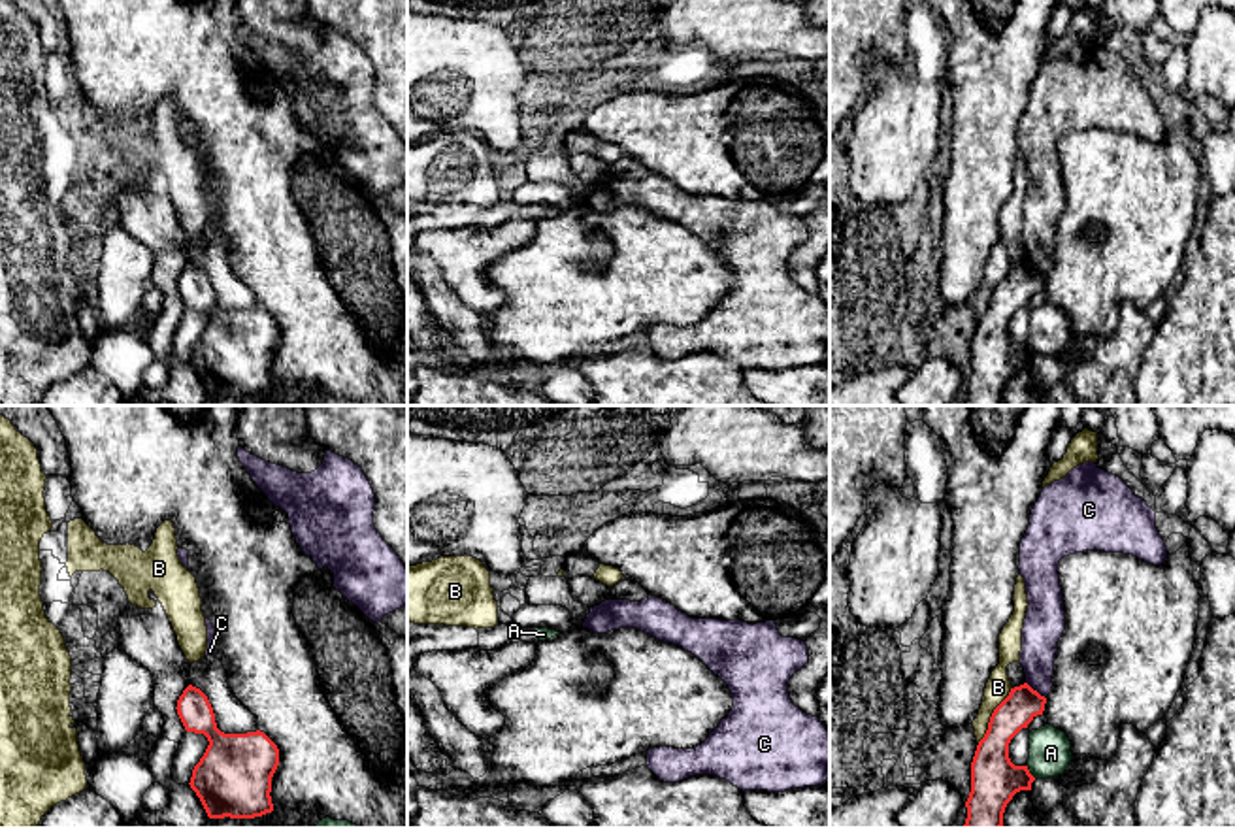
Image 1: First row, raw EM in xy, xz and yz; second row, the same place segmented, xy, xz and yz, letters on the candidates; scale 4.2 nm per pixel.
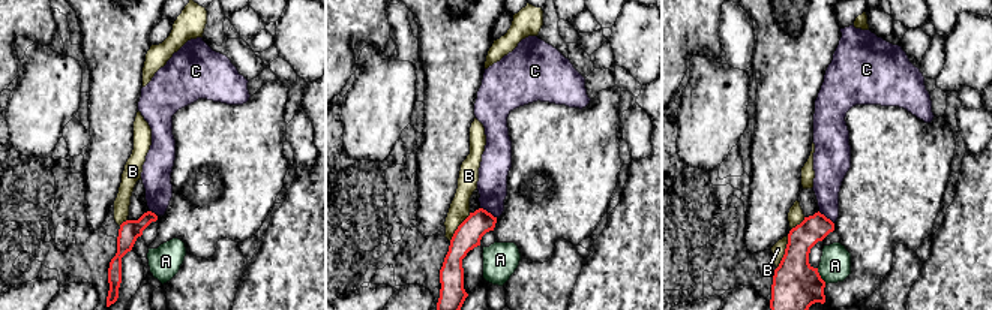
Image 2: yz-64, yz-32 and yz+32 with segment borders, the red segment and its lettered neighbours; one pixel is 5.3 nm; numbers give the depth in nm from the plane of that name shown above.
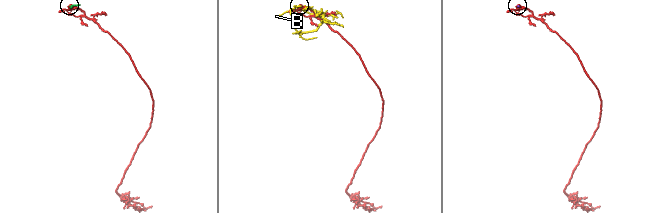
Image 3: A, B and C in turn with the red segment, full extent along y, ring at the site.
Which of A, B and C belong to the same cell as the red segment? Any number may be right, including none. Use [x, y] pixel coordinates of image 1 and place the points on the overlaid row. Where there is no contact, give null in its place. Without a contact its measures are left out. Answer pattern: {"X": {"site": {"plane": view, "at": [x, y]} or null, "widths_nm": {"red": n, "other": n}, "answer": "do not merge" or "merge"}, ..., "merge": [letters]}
{"A": {"site": {"plane": "yz", "at": [1028, 772]}, "widths_nm": {"red": 200, "other": 180}, "answer": "do not merge"}, "B": {"site": {"plane": "yz", "at": [992, 715]}, "widths_nm": {"red": 190, "other": 110}, "answer": "do not merge"}, "C": {"site": {"plane": "yz", "at": [1036, 691]}, "widths_nm": {"red": 150, "other": 160}, "answer": "do not merge"}, "merge": []}

